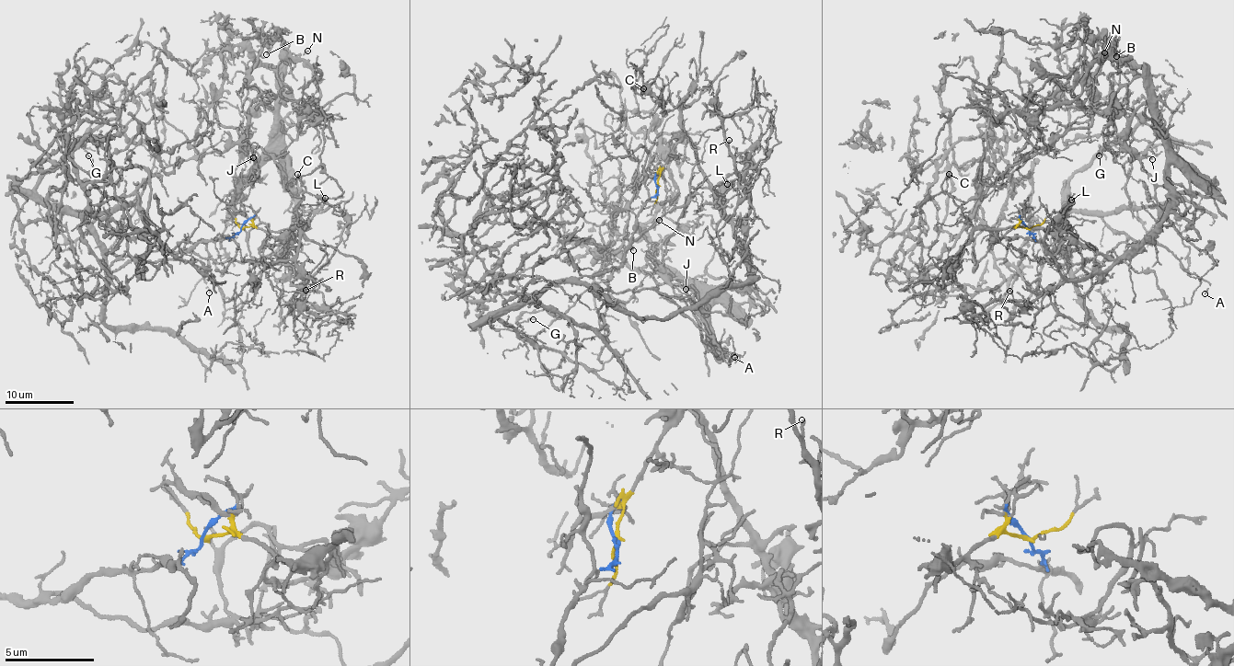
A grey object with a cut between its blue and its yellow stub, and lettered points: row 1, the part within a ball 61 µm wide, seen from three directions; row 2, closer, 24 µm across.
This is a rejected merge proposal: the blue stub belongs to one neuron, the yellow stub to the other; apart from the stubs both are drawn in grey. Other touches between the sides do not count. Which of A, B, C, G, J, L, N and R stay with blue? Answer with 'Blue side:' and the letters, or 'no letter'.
Blue side: A, G

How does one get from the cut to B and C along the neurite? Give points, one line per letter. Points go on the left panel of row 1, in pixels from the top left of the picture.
B: (242, 227), (276, 238), (295, 225), (283, 258), (294, 212), (279, 113), (283, 43), (275, 38), (266, 55)
C: (242, 227), (253, 225), (275, 236), (299, 228), (297, 207), (305, 189), (297, 173)

